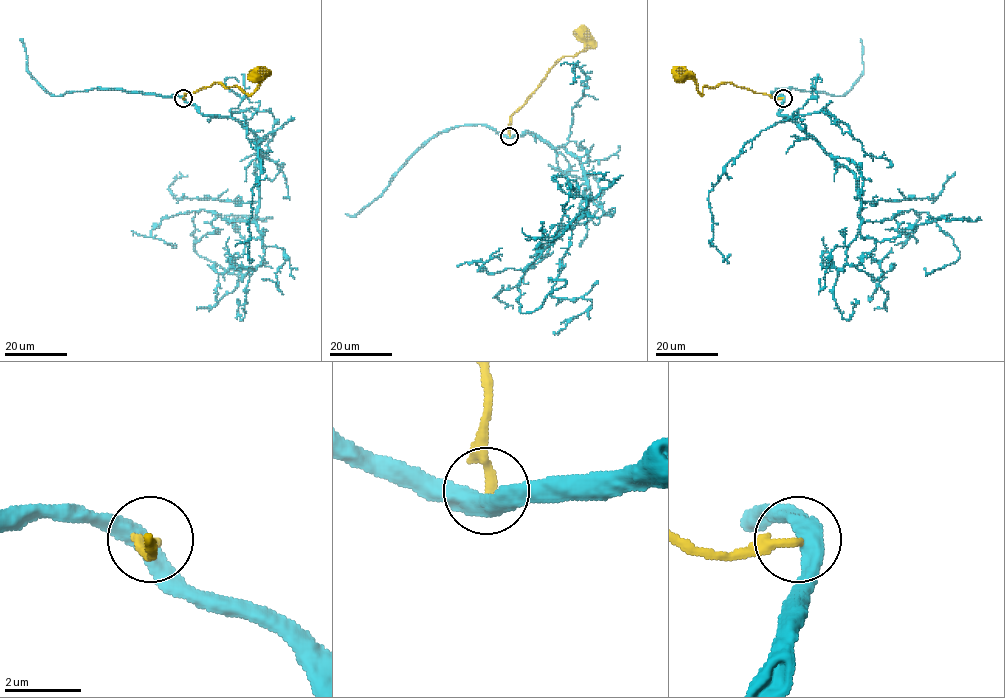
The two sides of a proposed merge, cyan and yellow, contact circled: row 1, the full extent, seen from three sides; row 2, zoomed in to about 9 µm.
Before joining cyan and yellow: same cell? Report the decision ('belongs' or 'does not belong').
does not belong

